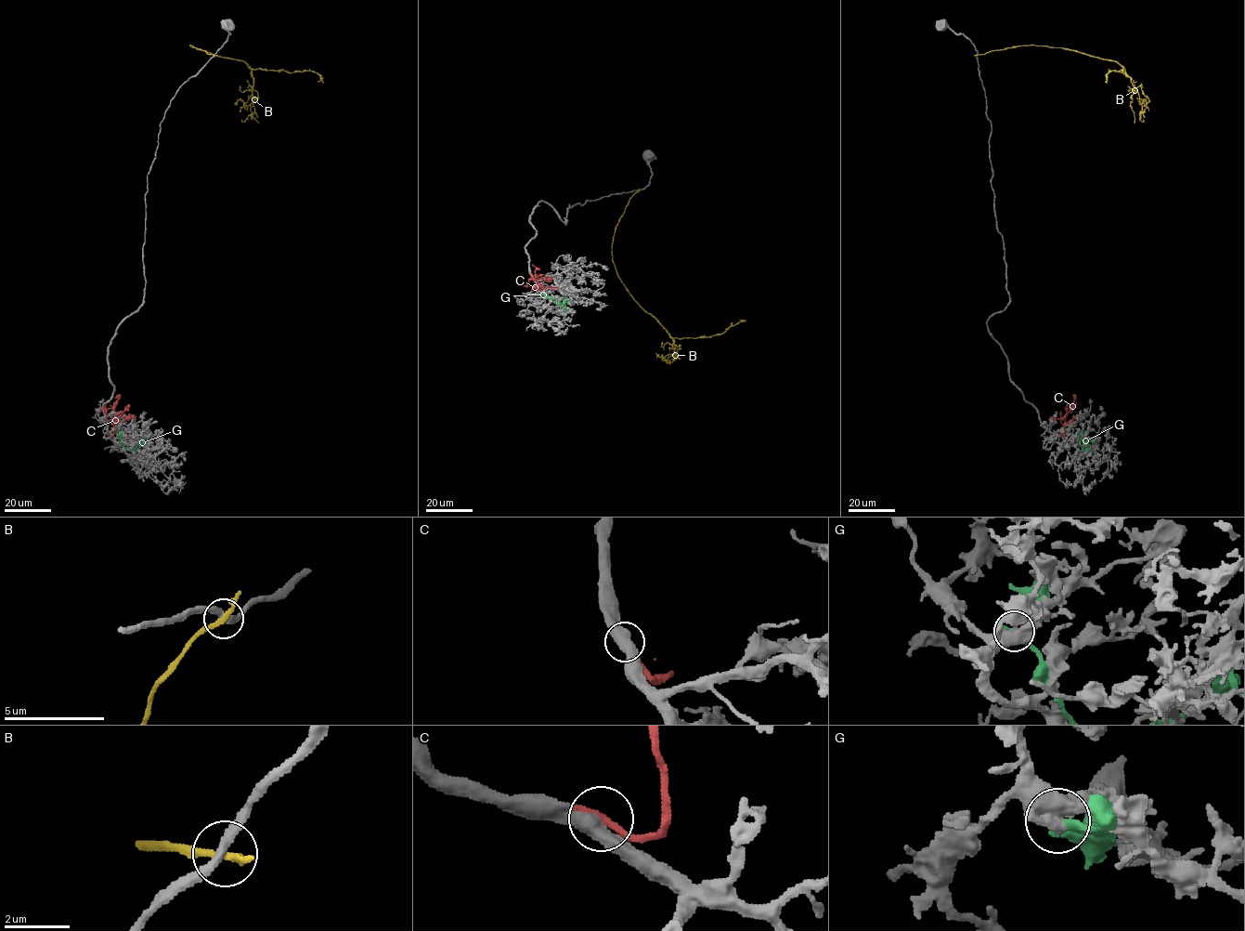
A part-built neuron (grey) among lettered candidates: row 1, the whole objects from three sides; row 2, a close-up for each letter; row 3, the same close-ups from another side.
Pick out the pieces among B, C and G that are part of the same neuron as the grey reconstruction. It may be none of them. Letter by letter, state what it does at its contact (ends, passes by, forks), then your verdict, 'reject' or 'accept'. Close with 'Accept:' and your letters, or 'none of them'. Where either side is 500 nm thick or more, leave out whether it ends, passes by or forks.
B: it passes by | reject
C: accept
G: it passes by | reject
Accept: C

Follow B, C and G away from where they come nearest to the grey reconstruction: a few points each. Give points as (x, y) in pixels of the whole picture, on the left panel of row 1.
B: (215, 55), (189, 45), (221, 57), (242, 60), (253, 69), (290, 72), (312, 71), (319, 75), (317, 82)
C: (110, 435), (112, 435), (114, 427), (106, 420), (106, 411), (116, 403), (121, 394)
G: (118, 437), (123, 446), (133, 451), (146, 438)

